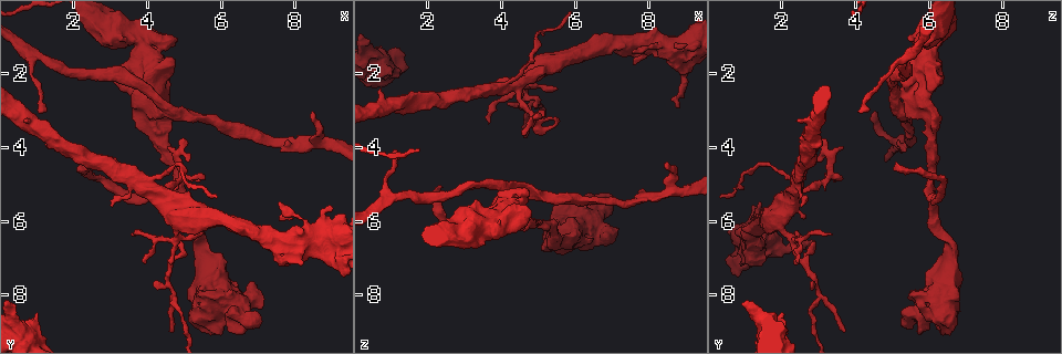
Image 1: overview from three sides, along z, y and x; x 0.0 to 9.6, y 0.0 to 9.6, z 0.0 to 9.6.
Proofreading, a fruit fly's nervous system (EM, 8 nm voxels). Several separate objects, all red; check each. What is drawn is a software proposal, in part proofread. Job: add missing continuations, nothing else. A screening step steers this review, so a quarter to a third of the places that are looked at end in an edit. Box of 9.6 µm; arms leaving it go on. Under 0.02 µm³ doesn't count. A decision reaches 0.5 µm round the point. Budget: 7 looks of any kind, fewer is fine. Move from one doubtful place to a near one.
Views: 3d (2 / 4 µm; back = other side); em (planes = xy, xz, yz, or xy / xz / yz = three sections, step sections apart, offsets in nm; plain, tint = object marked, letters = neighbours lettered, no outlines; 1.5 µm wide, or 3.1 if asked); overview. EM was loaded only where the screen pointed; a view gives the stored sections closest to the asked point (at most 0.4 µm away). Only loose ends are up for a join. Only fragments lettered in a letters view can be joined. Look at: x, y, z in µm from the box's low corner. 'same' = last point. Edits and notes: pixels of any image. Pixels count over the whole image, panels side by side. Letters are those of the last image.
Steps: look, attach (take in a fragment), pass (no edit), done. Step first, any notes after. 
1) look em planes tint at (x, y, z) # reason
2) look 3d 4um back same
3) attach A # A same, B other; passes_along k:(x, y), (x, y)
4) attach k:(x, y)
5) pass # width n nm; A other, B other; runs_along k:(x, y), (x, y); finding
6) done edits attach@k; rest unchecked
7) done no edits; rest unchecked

look em planes letters at (4.65, 9.05, 3.70)

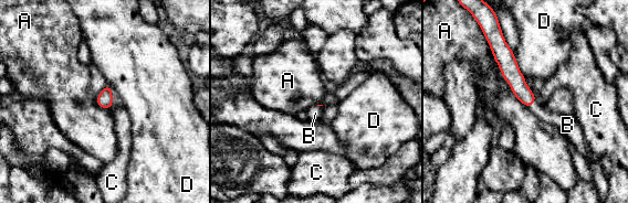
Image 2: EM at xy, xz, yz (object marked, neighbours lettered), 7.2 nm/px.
attach B # A other, B same, C other, D other; passes_along 2:(512, 75), (532, 103), (561, 121); the neuron continues

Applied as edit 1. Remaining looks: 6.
look overview # see it whole again

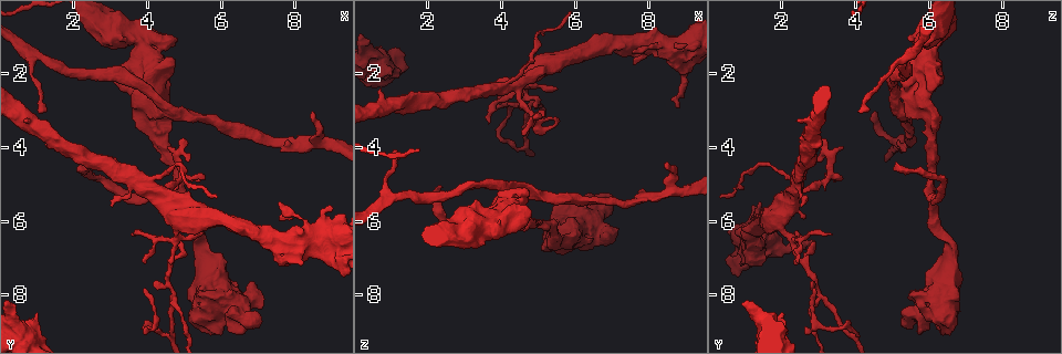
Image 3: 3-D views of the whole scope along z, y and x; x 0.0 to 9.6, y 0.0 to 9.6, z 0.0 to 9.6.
look em planes letters at (1.00, 8.45, 2.05) # an open end

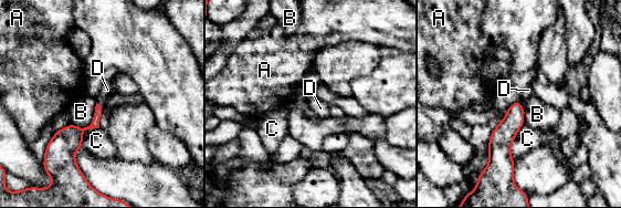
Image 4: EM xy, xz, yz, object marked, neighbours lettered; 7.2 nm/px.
attach D # A other, B other, C other, D same; it goes on there

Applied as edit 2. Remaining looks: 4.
look overview

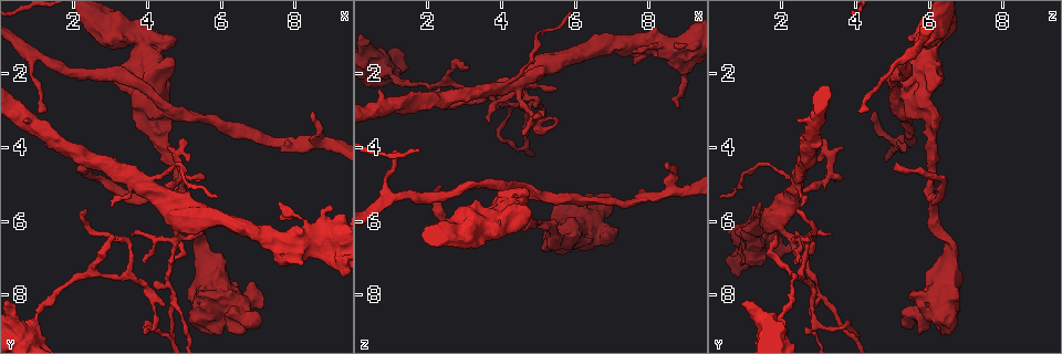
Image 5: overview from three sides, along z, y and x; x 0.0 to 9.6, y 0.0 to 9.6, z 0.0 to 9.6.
look em planes letters at (2.30, 5.65, 2.45) # end of a long branch

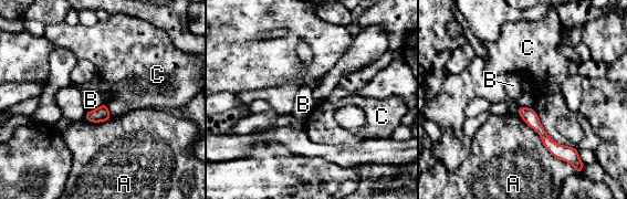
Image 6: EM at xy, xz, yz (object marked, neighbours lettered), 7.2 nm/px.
pass # A other, B other, C other; runs_along 6:(520, 110), (556, 149), (568, 149); no lettered fragment goes on from it

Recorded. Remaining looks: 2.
done edits attach@2, attach@4; rest unchecked

